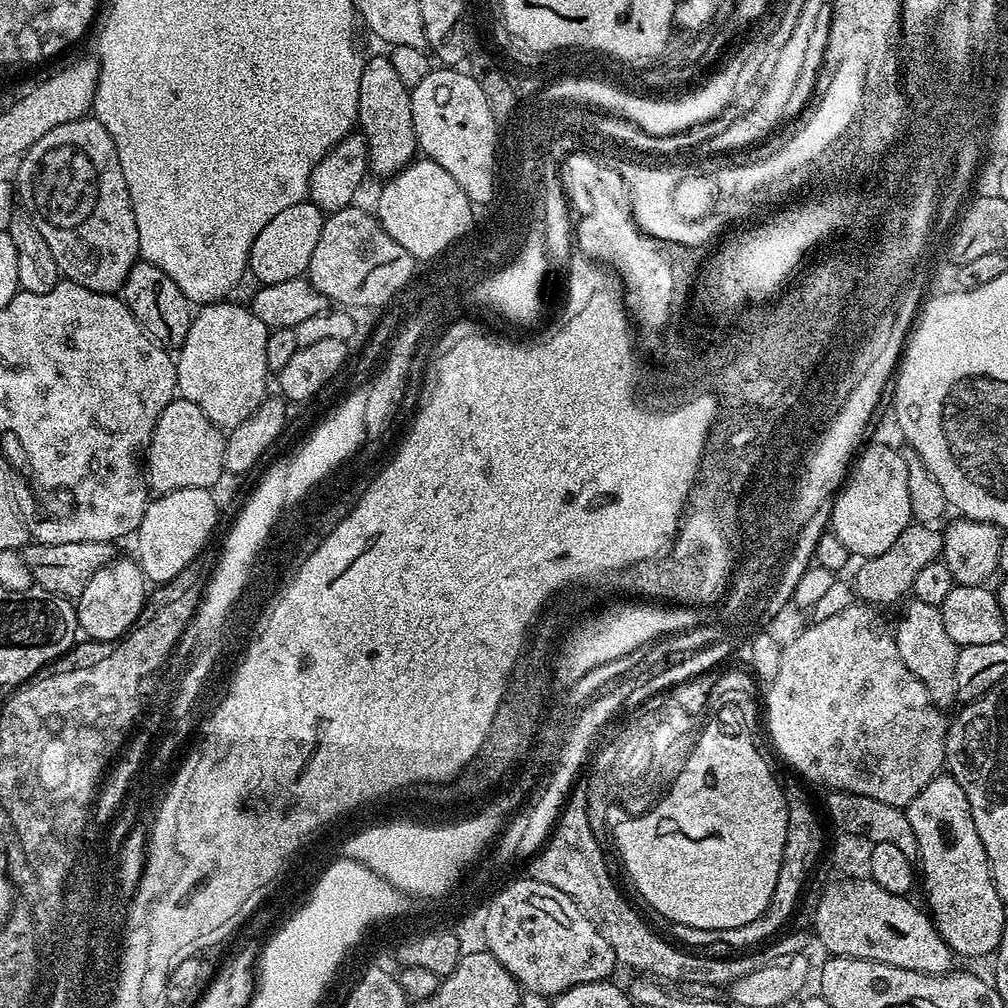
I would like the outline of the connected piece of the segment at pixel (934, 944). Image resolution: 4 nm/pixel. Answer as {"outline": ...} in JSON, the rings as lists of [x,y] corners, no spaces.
{"outline":[[[870,878],[836,879],[825,886],[816,904],[816,936],[829,957],[877,960],[931,976],[943,976],[953,967],[952,949],[938,934],[931,915],[921,905],[920,909],[911,904],[908,896],[882,890],[882,886]]]}

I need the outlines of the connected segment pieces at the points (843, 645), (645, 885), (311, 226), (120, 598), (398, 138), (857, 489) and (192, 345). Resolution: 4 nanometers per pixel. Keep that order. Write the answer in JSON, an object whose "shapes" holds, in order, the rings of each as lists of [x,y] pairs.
{"shapes":[[[[853,602],[838,614],[822,621],[813,619],[805,632],[800,632],[792,641],[784,644],[782,667],[778,670],[778,678],[774,678],[767,685],[768,688],[768,736],[776,747],[776,752],[797,772],[805,776],[812,784],[821,784],[825,790],[849,792],[866,798],[878,798],[878,802],[886,802],[895,808],[907,809],[908,803],[934,777],[941,775],[946,764],[944,743],[948,740],[949,721],[944,720],[945,713],[932,701],[926,686],[906,670],[906,662],[902,662],[902,654],[898,654],[898,646],[891,631],[883,632],[871,607],[863,602]]],[[[720,712],[716,716],[716,724],[704,732],[704,740],[700,740],[700,748],[696,748],[696,756],[683,769],[679,784],[667,795],[664,803],[659,803],[656,812],[645,819],[638,819],[633,823],[624,824],[620,828],[620,848],[624,848],[624,860],[628,860],[628,868],[632,868],[632,876],[636,876],[636,884],[640,884],[640,897],[643,903],[649,904],[658,914],[665,916],[667,920],[682,926],[694,926],[702,930],[726,930],[746,926],[746,922],[754,922],[762,910],[770,902],[774,894],[774,886],[778,882],[778,870],[782,866],[782,854],[786,846],[786,822],[788,821],[788,804],[784,801],[784,789],[781,781],[776,781],[770,765],[764,761],[760,748],[756,745],[757,737],[754,732],[744,732],[740,725],[740,716],[733,712]]],[[[310,202],[286,206],[286,210],[282,210],[282,214],[275,216],[271,222],[266,222],[258,238],[254,238],[254,246],[250,246],[248,272],[256,275],[261,285],[301,279],[310,266],[314,246],[318,246],[325,219],[325,213]]],[[[113,558],[90,582],[75,601],[76,622],[79,631],[89,641],[117,640],[135,625],[138,614],[144,608],[146,581],[144,572],[135,559]]],[[[381,54],[364,65],[358,86],[358,128],[368,143],[368,167],[373,177],[387,178],[411,164],[418,156],[412,121],[412,94],[402,86],[387,55]]],[[[888,444],[868,446],[859,453],[846,483],[831,501],[830,530],[853,557],[859,558],[877,556],[882,554],[882,550],[890,550],[890,546],[894,546],[894,538],[898,538],[898,534],[902,534],[902,530],[913,523],[903,455],[899,451],[895,452]]],[[[232,302],[205,304],[193,315],[190,330],[175,357],[179,395],[194,402],[221,430],[246,422],[270,392],[266,362],[270,329],[252,313],[251,307],[228,303]]]]}

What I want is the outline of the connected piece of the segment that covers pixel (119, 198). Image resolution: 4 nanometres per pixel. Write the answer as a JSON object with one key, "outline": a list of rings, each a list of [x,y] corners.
{"outline":[[[91,115],[74,122],[62,122],[62,126],[54,126],[50,134],[42,134],[38,142],[29,146],[18,163],[14,188],[19,203],[34,226],[38,226],[38,234],[46,238],[46,246],[50,246],[50,254],[54,254],[54,262],[58,262],[61,277],[95,292],[119,293],[130,270],[136,265],[140,247],[130,190],[118,162],[114,138],[110,138],[106,126]]]}

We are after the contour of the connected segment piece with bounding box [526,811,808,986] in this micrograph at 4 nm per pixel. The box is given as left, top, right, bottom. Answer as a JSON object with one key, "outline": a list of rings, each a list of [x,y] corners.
{"outline":[[[562,811],[560,822],[553,832],[551,848],[533,855],[526,866],[528,866],[527,875],[531,879],[546,882],[546,886],[554,886],[554,890],[562,890],[562,894],[569,896],[583,910],[586,918],[594,922],[602,938],[610,942],[610,950],[614,950],[617,961],[623,967],[625,964],[626,967],[633,968],[636,974],[643,974],[648,978],[659,978],[664,982],[674,980],[674,982],[704,982],[728,986],[732,981],[742,978],[742,974],[750,974],[750,970],[758,970],[763,964],[767,964],[770,957],[804,952],[807,949],[808,936],[804,932],[792,932],[789,936],[781,935],[775,942],[767,945],[767,948],[769,947],[767,954],[760,952],[764,950],[752,950],[747,954],[737,955],[740,956],[737,960],[707,960],[704,957],[707,955],[693,954],[677,946],[671,939],[665,938],[653,928],[635,907],[631,908],[628,905],[629,897],[618,887],[613,873],[604,861],[601,837],[596,836],[594,830],[590,830],[588,812],[568,814]]]}

